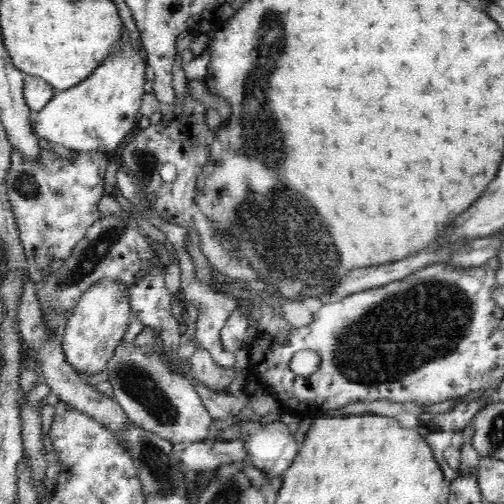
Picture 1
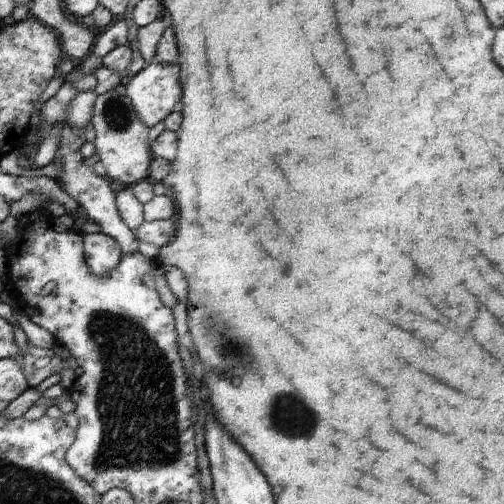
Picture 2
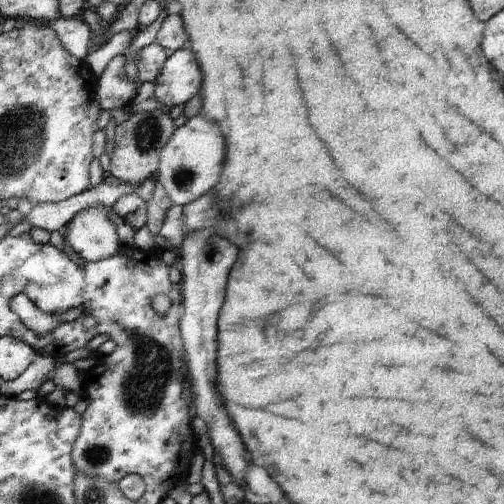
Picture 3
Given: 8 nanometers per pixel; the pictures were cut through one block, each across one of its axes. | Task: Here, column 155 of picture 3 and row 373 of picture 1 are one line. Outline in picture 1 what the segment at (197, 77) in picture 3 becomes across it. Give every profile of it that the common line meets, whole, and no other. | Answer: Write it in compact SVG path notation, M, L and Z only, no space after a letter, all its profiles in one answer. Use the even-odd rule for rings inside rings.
M114 280L110 284L90 284L82 296L82 302L78 302L78 308L74 310L74 316L70 316L64 324L66 334L62 338L68 364L74 366L76 372L84 378L106 372L108 360L112 358L116 346L122 342L122 336L128 330L132 318L134 308L130 304L130 286L126 282Z

